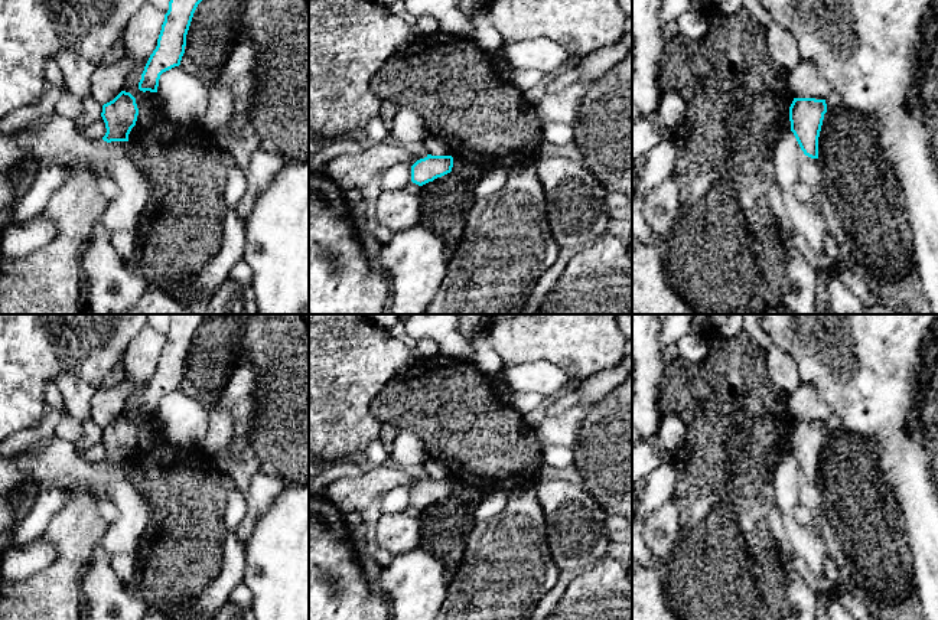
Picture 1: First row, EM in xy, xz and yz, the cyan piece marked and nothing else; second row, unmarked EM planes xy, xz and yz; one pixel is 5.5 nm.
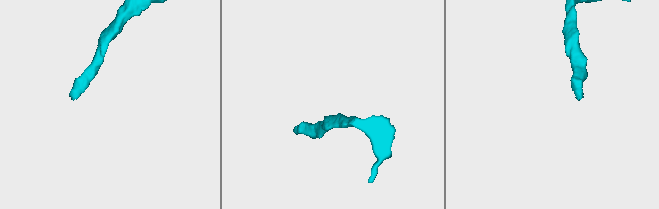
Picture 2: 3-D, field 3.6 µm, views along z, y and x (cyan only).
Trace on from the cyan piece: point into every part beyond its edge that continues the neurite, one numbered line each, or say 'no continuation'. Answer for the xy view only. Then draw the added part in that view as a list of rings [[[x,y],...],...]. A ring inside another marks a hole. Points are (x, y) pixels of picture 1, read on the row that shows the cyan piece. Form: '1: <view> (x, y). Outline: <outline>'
1: xy (48, 281). Outline: [[[56,117],[36,133],[20,131],[16,143],[27,151],[29,160],[69,159],[68,179],[49,196],[40,212],[56,226],[56,235],[42,249],[23,258],[4,258],[0,249],[0,314],[78,314],[82,258],[92,238],[92,228],[107,211],[108,200],[98,189],[97,177],[105,174],[110,143],[84,138],[74,120]]]

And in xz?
1: xz (349, 172). Outline: [[[391,140],[380,141],[359,154],[345,154],[333,159],[325,166],[325,174],[342,190],[362,190],[371,179],[380,176],[388,167],[406,161],[411,166],[427,157],[414,154],[410,147]]]

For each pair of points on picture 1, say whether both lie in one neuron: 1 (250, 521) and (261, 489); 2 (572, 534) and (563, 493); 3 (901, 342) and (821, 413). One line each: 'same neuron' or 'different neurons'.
1: same neuron
2: same neuron
3: different neurons

